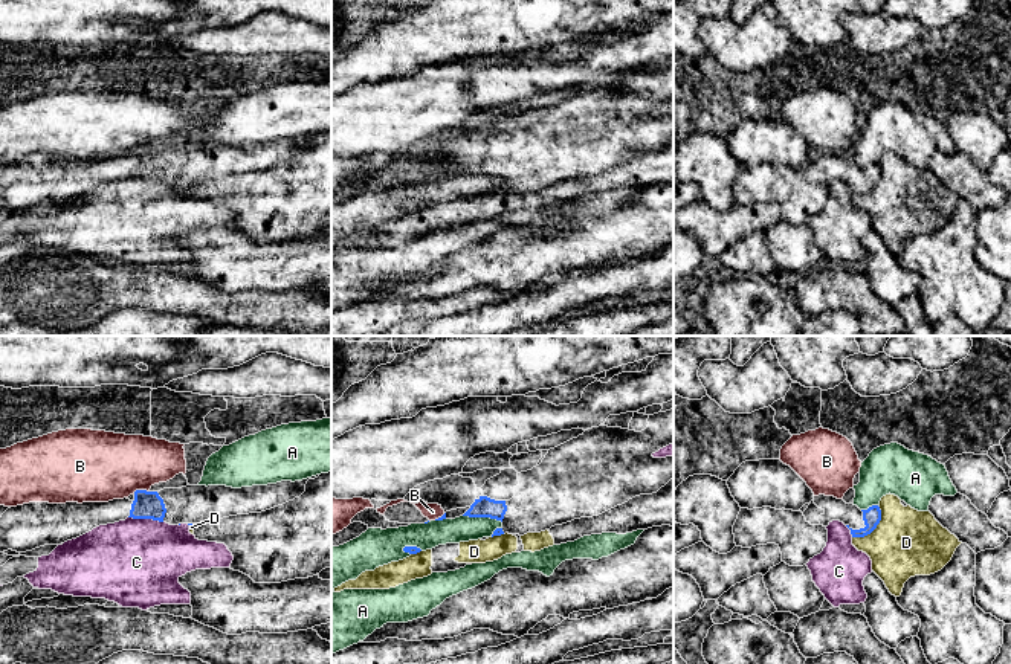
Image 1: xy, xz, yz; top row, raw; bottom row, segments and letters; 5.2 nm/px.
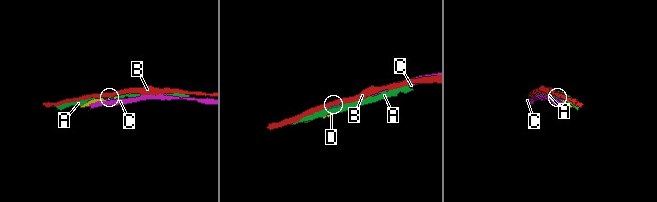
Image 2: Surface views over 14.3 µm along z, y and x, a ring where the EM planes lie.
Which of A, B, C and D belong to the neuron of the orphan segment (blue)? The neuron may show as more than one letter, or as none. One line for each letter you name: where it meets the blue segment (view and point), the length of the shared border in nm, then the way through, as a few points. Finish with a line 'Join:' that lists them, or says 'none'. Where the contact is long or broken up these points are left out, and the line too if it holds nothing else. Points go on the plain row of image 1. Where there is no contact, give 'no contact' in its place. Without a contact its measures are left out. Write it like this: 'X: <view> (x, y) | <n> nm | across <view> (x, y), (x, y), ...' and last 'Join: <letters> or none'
Join: none

